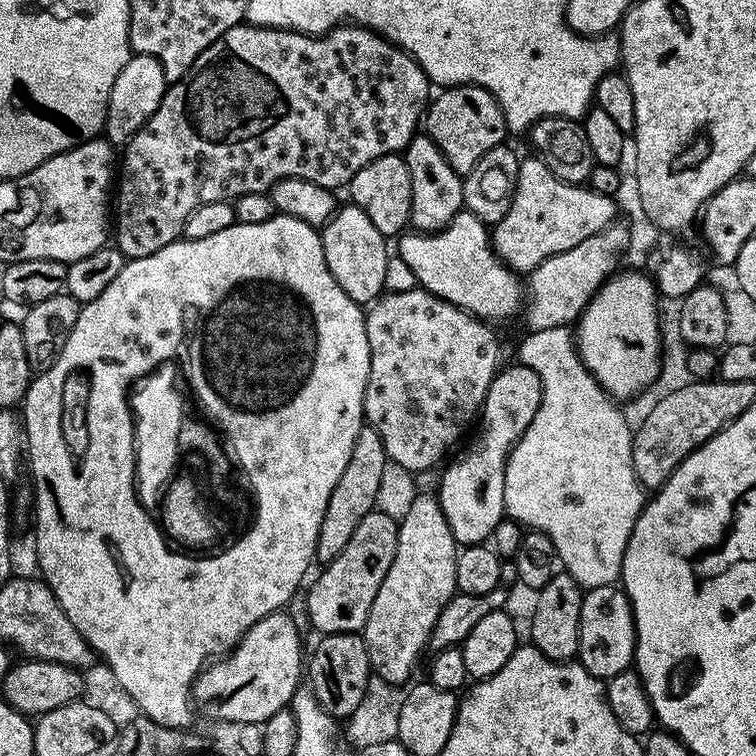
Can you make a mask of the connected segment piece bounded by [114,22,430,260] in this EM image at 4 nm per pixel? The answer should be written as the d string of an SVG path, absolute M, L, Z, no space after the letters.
M242 22L218 42L214 42L194 62L192 69L180 80L169 83L158 110L122 148L122 163L118 168L118 183L114 188L114 244L128 260L146 258L184 234L186 218L198 206L206 206L206 202L226 200L234 202L239 196L268 192L280 180L286 178L302 178L306 182L318 182L318 186L326 186L333 190L343 189L362 166L370 166L374 158L395 156L403 153L408 143L417 136L418 129L426 115L430 103L430 81L422 66L413 56L405 52L398 44L392 43L379 32L363 26L337 26L323 36L307 36L305 32L288 32L285 28L258 28L255 24Z

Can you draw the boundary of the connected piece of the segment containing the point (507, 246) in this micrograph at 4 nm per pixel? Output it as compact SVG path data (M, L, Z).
M539 158L531 159L521 159L510 210L490 232L493 252L517 274L531 274L552 255L562 254L591 235L598 235L617 219L617 201L613 197L559 180Z

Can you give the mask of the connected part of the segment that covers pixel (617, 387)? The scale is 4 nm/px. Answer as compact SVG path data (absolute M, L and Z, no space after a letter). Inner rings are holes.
M617 271L615 274L609 276L609 278L601 285L597 292L592 296L592 300L585 306L583 312L580 314L578 323L575 325L576 329L576 341L574 341L574 347L577 352L580 353L580 360L588 367L588 372L592 375L601 388L617 402L625 402L636 396L640 392L645 392L647 388L655 382L655 379L659 377L660 364L661 364L661 341L660 341L660 324L658 309L658 293L656 291L656 285L651 276L640 272L622 272Z

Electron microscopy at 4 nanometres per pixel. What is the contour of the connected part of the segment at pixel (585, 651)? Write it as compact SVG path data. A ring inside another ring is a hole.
M607 584L585 591L582 602L582 618L580 619L580 650L578 662L590 674L601 678L607 678L627 672L633 667L636 655L636 623L632 617L632 603L628 601L623 587Z

